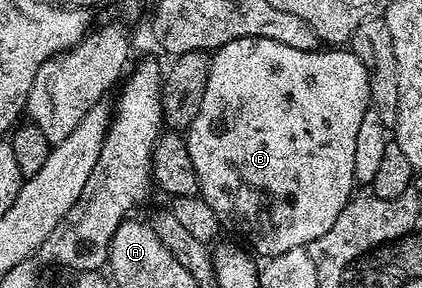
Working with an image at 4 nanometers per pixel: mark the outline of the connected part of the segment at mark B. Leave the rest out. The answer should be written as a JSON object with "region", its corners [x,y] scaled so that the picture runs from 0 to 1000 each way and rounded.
{"region":[[[562,132],[552,146],[533,146],[533,160],[507,170],[505,191],[500,194],[495,257],[491,260],[486,340],[476,340],[476,382],[467,382],[467,410],[457,410],[457,424],[438,448],[445,535],[455,552],[457,583],[464,590],[464,625],[472,635],[469,677],[509,733],[519,757],[526,757],[531,767],[536,767],[536,760],[550,764],[550,771],[585,816],[585,833],[595,844],[597,861],[592,861],[592,872],[602,878],[607,892],[623,889],[621,896],[640,896],[656,882],[675,882],[675,868],[725,861],[727,851],[737,847],[751,826],[761,826],[761,813],[770,813],[780,799],[780,785],[789,785],[789,771],[799,771],[799,743],[808,743],[808,729],[820,715],[825,694],[834,691],[836,663],[832,667],[832,653],[839,656],[844,649],[841,608],[836,604],[836,545],[841,500],[846,497],[846,448],[855,441],[855,410],[865,410],[865,396],[879,358],[874,257],[865,243],[865,229],[855,229],[855,201],[846,201],[839,181],[829,174],[765,177],[775,181],[754,181],[754,174],[704,174],[694,160],[675,160],[666,146],[647,146],[637,132]]]}

